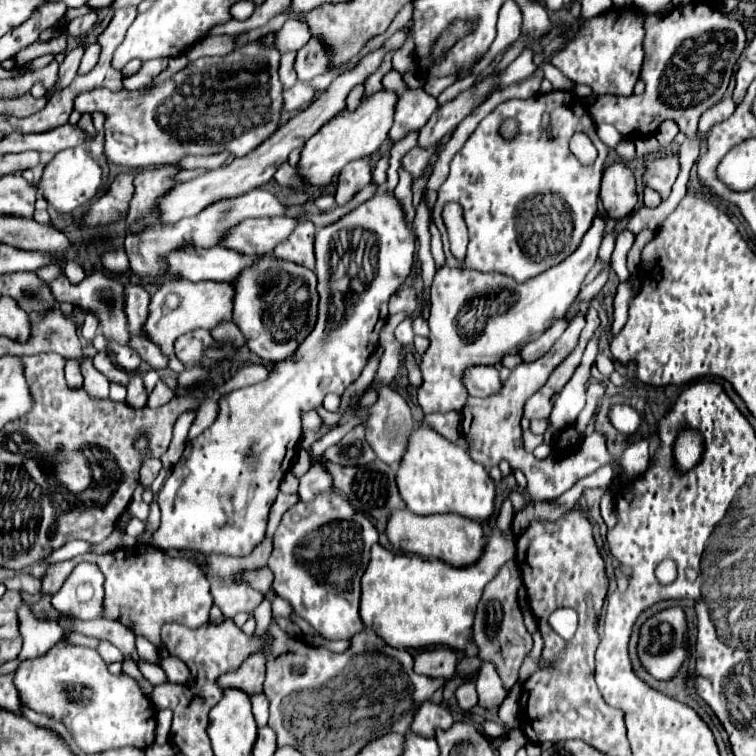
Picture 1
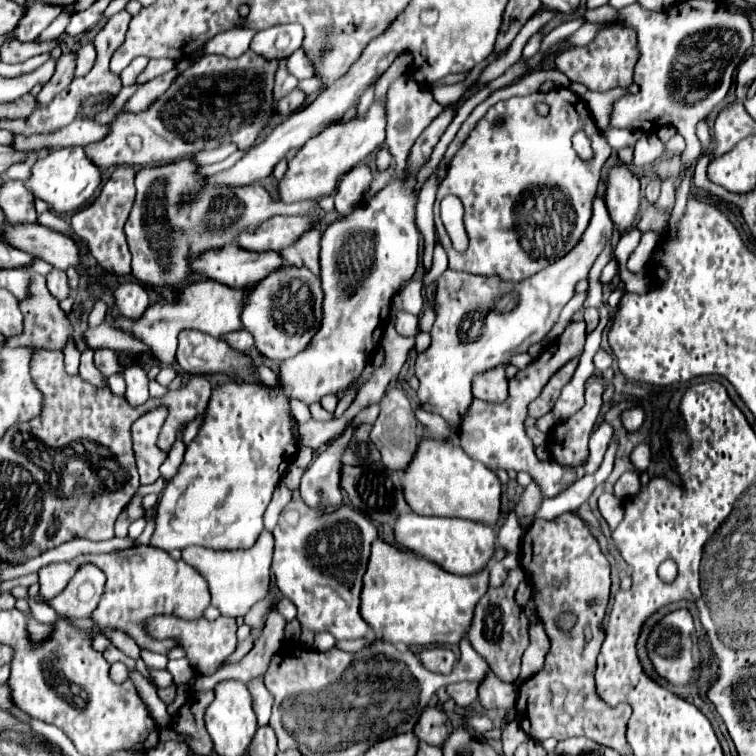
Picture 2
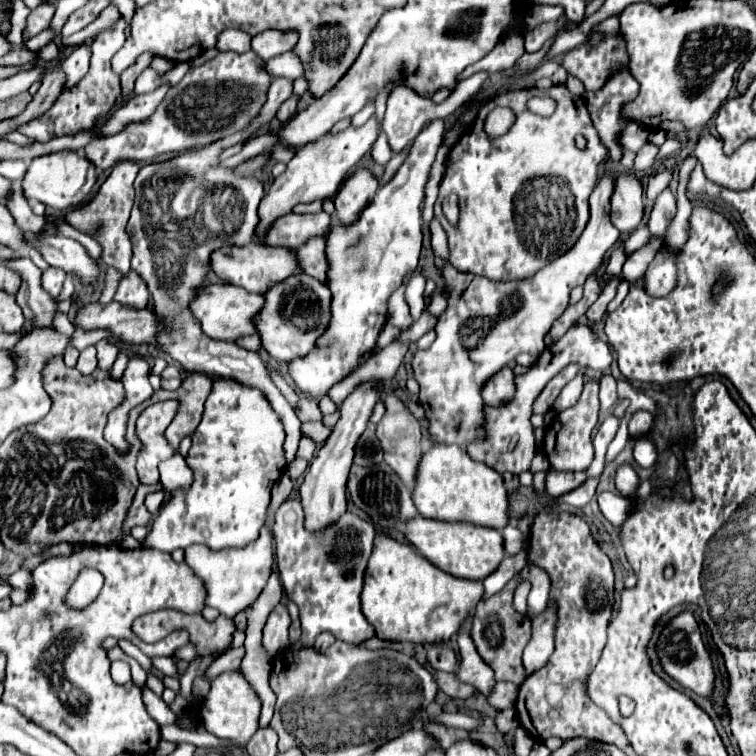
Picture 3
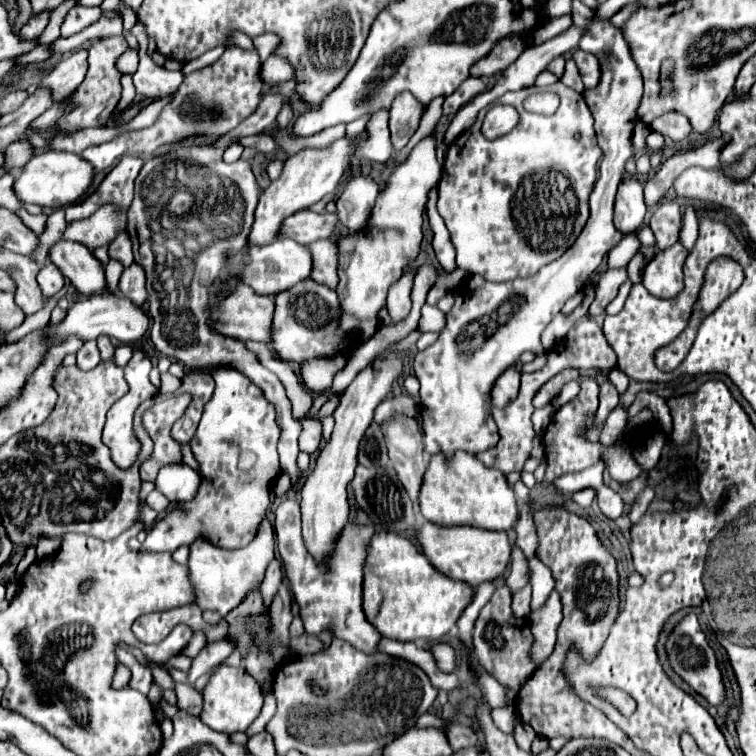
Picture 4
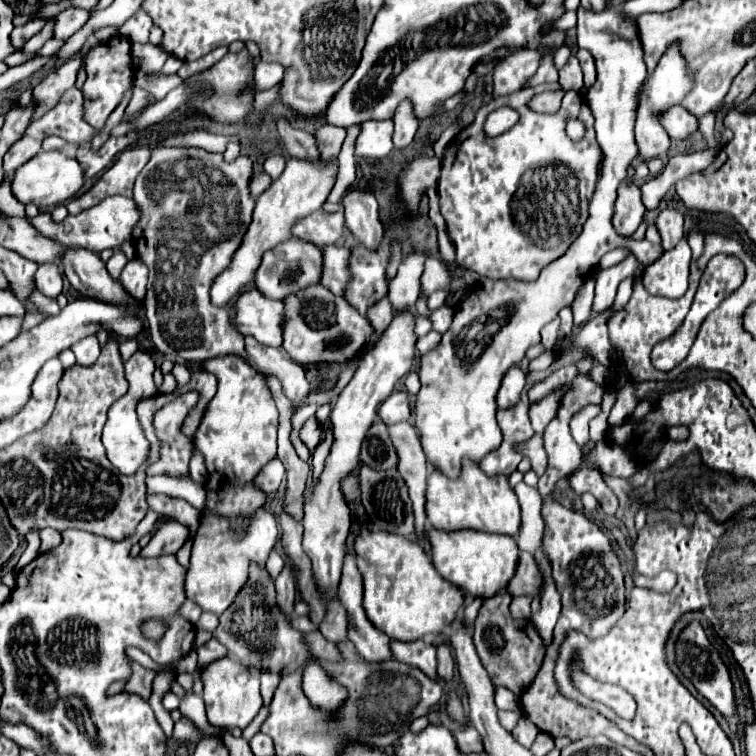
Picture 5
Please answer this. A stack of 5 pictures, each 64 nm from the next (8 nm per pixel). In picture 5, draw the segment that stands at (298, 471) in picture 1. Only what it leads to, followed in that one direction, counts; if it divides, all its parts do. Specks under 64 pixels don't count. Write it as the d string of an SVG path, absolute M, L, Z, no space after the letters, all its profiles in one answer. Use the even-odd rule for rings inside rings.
M312 416L306 420L306 424L300 430L300 440L306 444L306 448L310 452L314 452L314 448L320 444L322 440L322 424Z

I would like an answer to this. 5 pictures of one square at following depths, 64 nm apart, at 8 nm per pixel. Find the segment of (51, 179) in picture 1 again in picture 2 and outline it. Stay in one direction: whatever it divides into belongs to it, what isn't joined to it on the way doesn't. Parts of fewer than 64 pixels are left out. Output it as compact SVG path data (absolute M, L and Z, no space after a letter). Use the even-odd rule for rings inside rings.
M72 146L72 148L60 148L56 152L50 152L48 158L38 160L32 168L32 176L26 182L28 190L34 192L34 196L42 198L52 212L74 212L80 206L84 206L100 186L100 168L86 156L84 148Z

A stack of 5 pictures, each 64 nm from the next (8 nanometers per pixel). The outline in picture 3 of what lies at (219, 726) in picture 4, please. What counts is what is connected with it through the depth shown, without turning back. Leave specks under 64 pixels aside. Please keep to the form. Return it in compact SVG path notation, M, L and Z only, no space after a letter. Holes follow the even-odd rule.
M224 672L218 678L212 680L212 688L204 698L202 710L200 710L200 722L202 726L214 734L220 740L228 740L230 748L244 746L252 734L258 730L258 716L260 716L260 700L252 692L250 684L244 680L238 672Z

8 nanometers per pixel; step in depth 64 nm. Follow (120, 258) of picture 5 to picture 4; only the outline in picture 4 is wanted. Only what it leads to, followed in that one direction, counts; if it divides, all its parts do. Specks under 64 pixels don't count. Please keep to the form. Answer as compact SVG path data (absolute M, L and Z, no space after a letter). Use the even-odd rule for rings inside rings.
M110 260L108 262L108 266L106 266L106 290L110 292L110 294L116 294L116 288L118 288L118 280L120 280L120 276L122 276L122 270L124 270L124 266L120 264L120 262L116 262L116 260Z

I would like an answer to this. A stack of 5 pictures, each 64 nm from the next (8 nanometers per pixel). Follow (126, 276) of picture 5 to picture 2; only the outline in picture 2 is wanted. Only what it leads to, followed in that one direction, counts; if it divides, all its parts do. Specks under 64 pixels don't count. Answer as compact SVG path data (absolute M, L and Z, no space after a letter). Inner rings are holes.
M124 282L114 290L118 312L130 320L138 320L150 304L148 292L138 282Z

